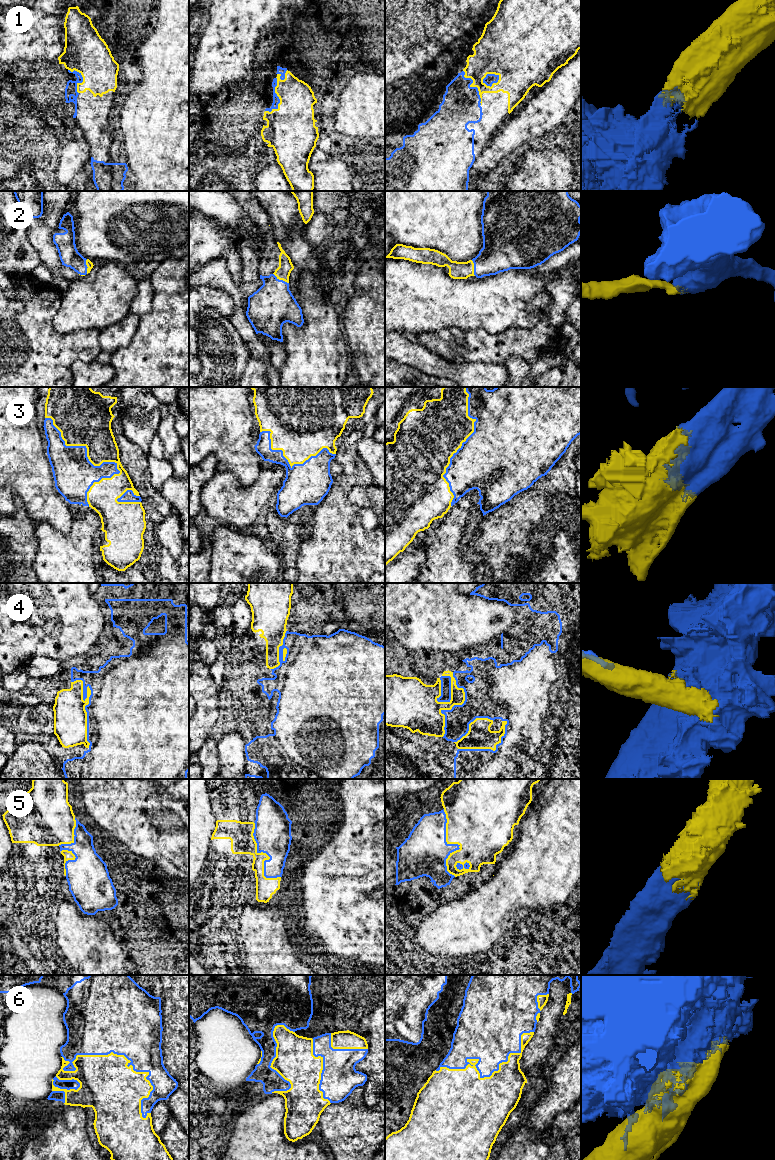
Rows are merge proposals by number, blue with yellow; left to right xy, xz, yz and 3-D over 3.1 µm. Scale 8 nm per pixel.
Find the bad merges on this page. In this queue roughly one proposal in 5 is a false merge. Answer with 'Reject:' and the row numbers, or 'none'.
Reject: 4, 6

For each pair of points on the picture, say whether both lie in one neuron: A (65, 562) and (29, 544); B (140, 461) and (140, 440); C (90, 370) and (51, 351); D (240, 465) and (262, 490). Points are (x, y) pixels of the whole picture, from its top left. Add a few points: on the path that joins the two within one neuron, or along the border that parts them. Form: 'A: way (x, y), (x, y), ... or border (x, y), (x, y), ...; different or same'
A: border (35, 525), (36, 554), (33, 561), (33, 571); different
B: border (122, 432), (148, 455); different
C: border (95, 359), (75, 361), (72, 376); different
D: border (262, 469), (247, 485), (232, 474); different

